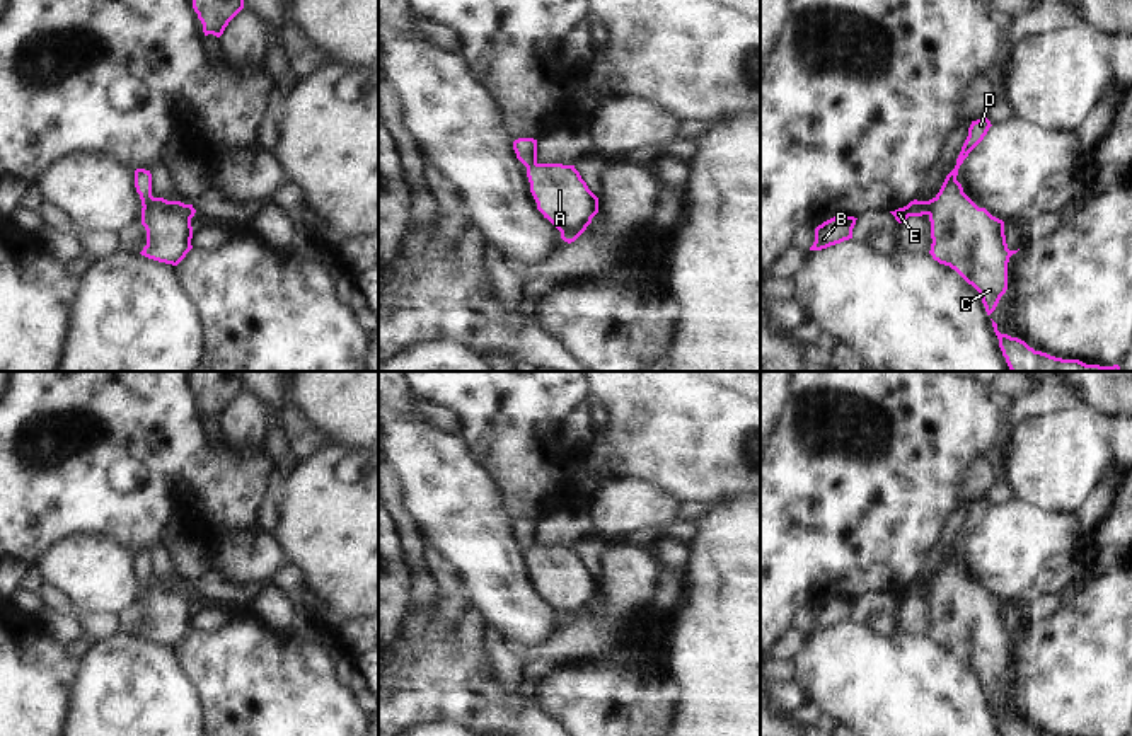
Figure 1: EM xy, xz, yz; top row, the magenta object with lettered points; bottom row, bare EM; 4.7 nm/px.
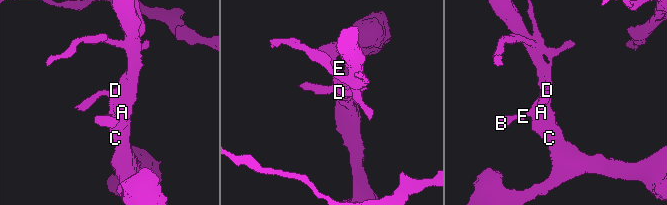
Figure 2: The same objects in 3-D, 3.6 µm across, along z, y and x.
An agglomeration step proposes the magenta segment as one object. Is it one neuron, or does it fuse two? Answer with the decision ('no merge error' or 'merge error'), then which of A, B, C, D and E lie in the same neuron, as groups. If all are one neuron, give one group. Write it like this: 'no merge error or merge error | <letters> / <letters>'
merge error | A C / B D E

